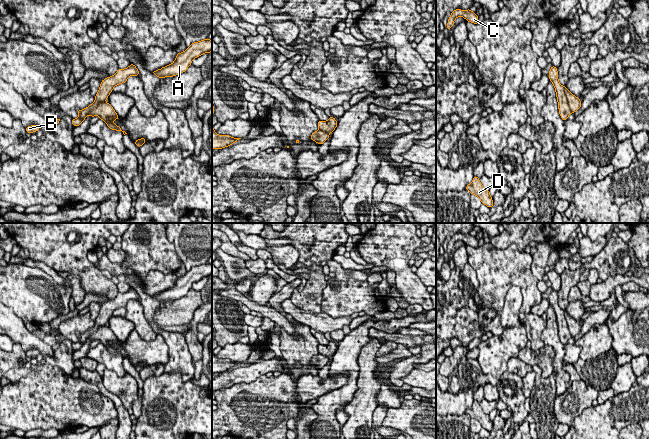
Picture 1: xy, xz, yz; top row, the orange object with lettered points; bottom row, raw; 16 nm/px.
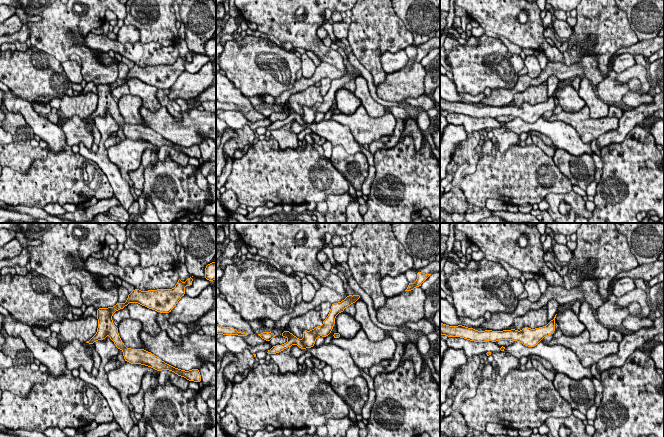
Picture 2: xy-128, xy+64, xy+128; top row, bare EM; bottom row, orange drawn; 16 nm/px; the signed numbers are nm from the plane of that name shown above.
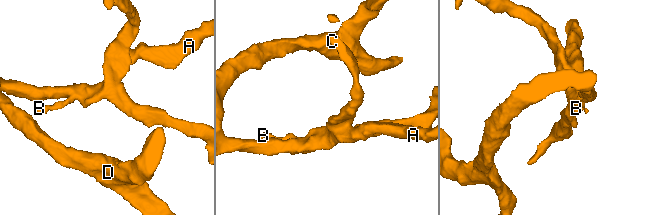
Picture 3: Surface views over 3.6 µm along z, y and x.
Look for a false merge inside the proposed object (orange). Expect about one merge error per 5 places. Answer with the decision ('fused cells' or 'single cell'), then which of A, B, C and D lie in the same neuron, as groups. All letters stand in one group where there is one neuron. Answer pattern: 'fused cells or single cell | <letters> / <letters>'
fused cells | A D / B C

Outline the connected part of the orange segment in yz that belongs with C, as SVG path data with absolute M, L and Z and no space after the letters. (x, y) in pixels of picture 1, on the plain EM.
M456 233L451 237L451 239L448 243L448 247L447 247L448 254L450 254L452 252L452 249L454 248L455 243L459 240L462 240L468 246L471 246L474 248L479 247L478 240L476 239L476 237L472 236L471 233L468 233L468 234Z

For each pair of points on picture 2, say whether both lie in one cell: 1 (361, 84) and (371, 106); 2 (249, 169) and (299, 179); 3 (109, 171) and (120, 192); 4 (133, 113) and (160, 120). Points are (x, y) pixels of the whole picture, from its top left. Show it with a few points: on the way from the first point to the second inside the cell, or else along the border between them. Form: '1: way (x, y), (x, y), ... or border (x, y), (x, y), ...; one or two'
1: way (361, 89), (368, 101); one
2: way (261, 174), (287, 176); one
3: way (114, 176), (120, 187); one
4: border (141, 106), (140, 113), (143, 124); two

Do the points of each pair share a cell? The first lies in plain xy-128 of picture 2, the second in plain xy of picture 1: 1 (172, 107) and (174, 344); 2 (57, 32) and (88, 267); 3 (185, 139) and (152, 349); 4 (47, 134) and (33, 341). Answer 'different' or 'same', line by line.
1: same
2: same
3: same
4: same

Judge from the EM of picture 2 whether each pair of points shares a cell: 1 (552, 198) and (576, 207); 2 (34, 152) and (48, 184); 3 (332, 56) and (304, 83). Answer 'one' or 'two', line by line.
1: one
2: two
3: two

